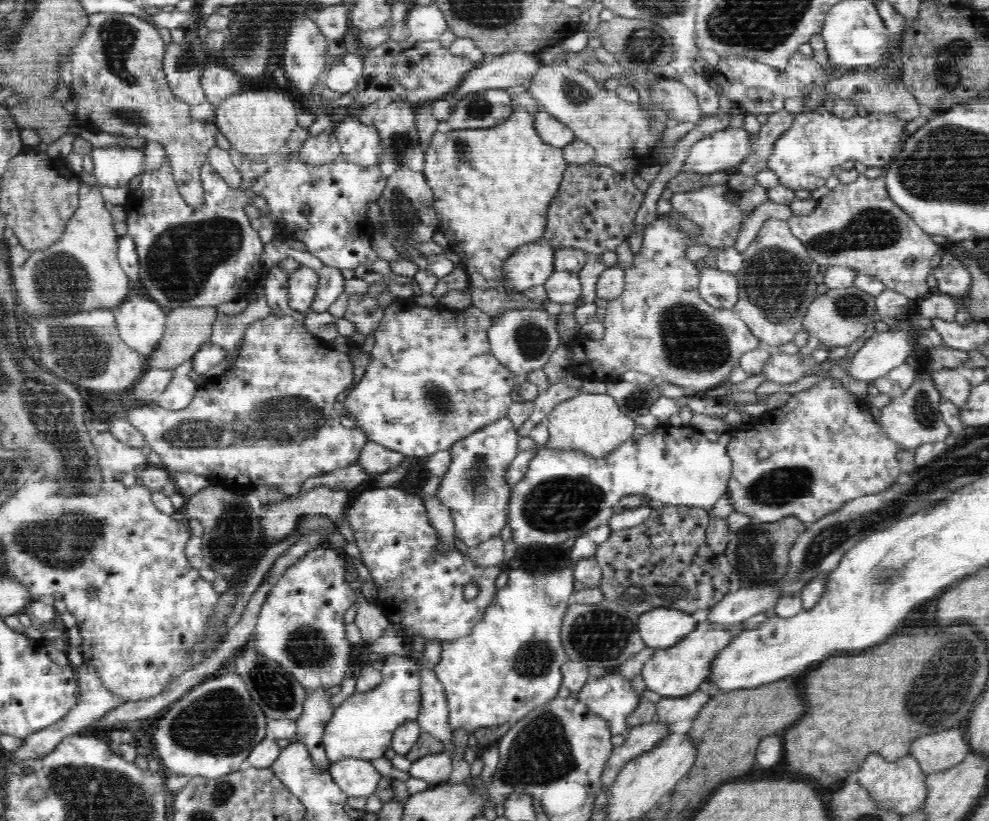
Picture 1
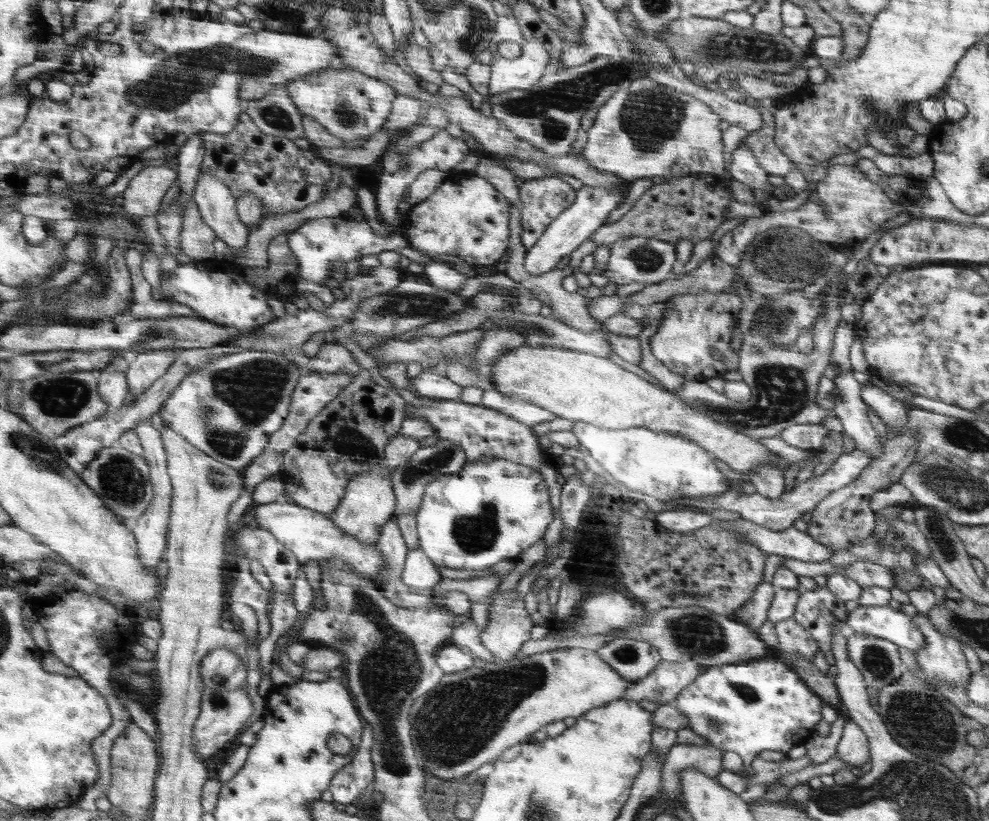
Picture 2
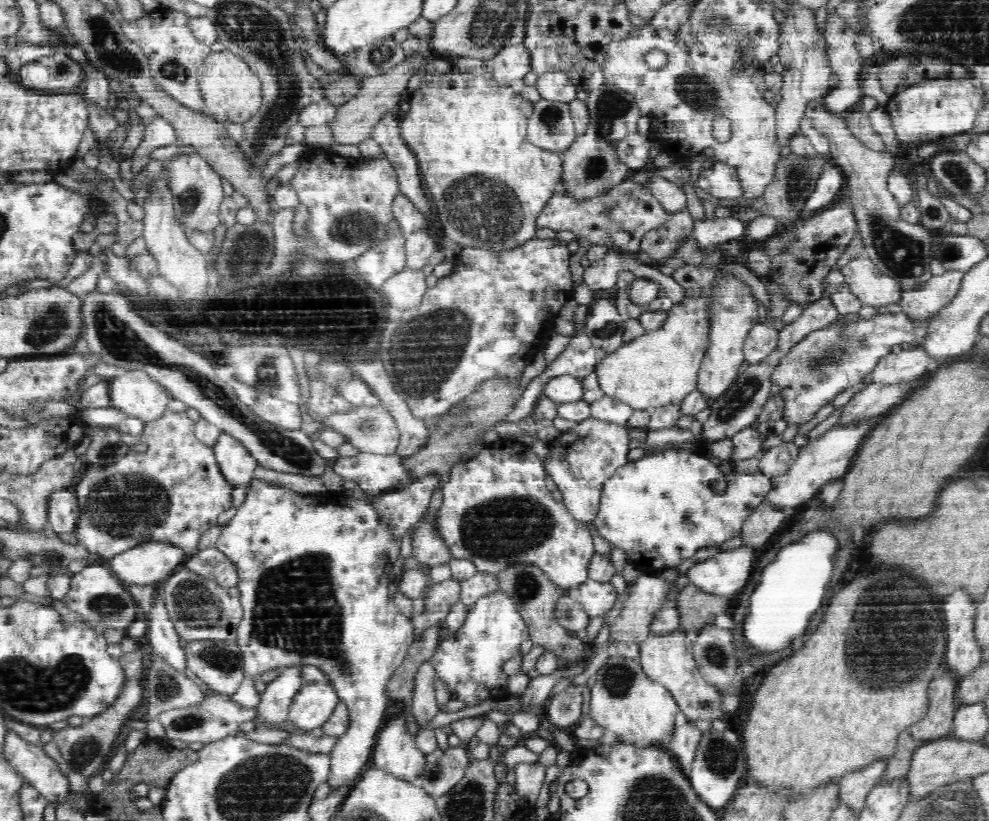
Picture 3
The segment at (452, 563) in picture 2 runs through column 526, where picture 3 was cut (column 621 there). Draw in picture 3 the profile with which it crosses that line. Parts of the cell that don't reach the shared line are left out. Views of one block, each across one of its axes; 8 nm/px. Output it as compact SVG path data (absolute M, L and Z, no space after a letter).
M668 446L661 450L649 450L644 457L618 468L615 474L603 484L603 494L598 506L598 514L592 521L597 532L613 546L622 548L629 560L640 560L636 564L646 564L652 568L667 568L682 564L686 558L694 556L700 548L721 545L731 538L741 537L746 518L771 490L771 479L761 473L748 474L748 494L730 494L730 502L712 490L712 482L718 480L719 468L695 446Z

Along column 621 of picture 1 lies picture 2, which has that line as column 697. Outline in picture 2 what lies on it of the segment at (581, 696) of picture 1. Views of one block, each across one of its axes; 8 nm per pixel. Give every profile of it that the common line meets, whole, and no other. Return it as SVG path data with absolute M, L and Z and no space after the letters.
M769 658L707 667L678 693L674 704L688 718L689 729L711 742L714 747L739 754L745 765L749 765L762 750L787 753L816 733L814 726L822 720L820 697L810 690L801 675L789 664Z

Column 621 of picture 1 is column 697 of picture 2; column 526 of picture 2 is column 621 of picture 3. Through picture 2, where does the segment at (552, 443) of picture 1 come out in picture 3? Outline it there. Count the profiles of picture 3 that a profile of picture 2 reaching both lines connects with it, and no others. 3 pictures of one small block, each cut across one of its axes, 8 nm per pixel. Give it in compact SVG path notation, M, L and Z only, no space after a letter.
M719 269L700 295L686 292L683 305L673 305L667 311L665 324L658 330L647 331L602 356L594 372L602 392L625 402L634 410L644 410L669 404L680 405L688 394L698 389L698 371L710 342L712 312L709 306L718 296L717 290L726 280L725 274L726 271Z

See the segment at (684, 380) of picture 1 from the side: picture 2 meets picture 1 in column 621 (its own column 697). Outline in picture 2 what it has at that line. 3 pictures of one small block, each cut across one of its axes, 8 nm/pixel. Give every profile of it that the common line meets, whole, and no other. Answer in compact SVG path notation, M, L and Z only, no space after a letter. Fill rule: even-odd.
M730 288L720 294L682 294L670 298L664 307L664 319L650 337L650 348L666 368L695 379L722 377L730 370L738 370L739 353L734 352L730 346L734 331L738 330L738 316L742 308L742 299L737 291ZM712 352L720 352L724 358L718 360Z

